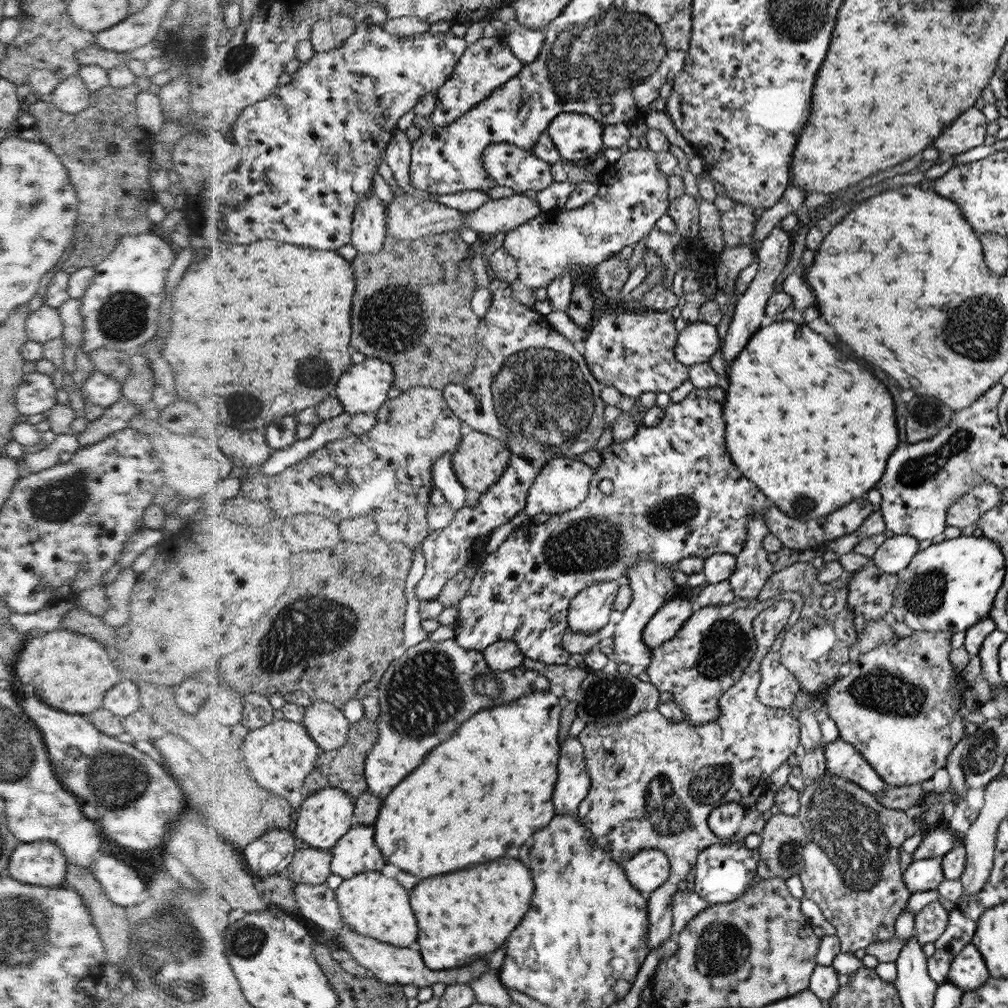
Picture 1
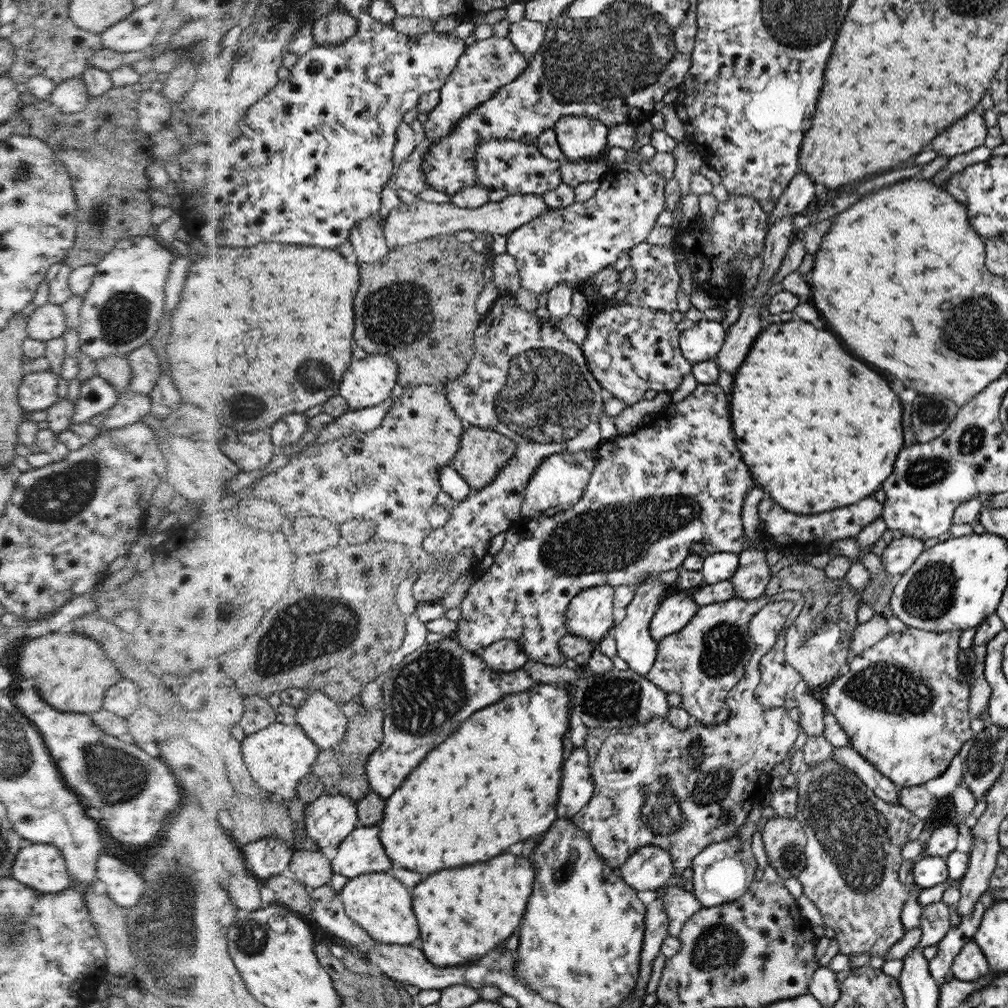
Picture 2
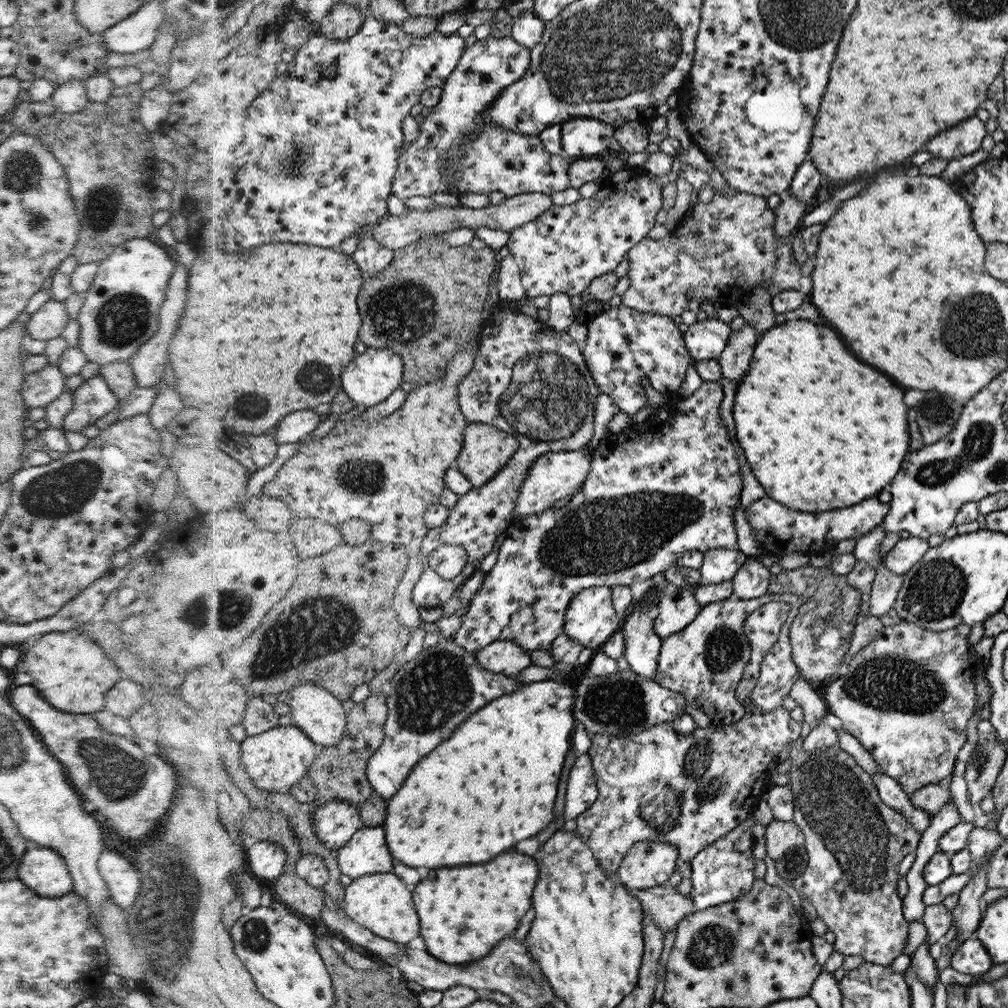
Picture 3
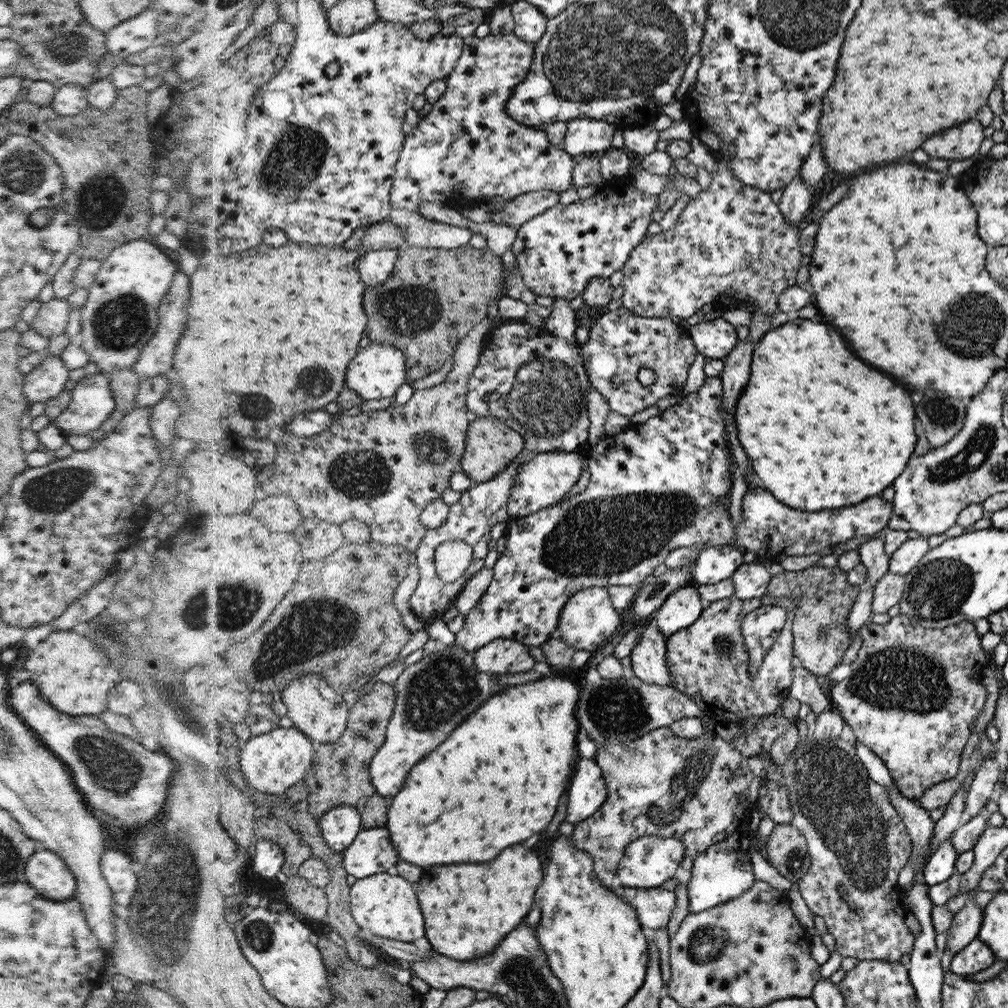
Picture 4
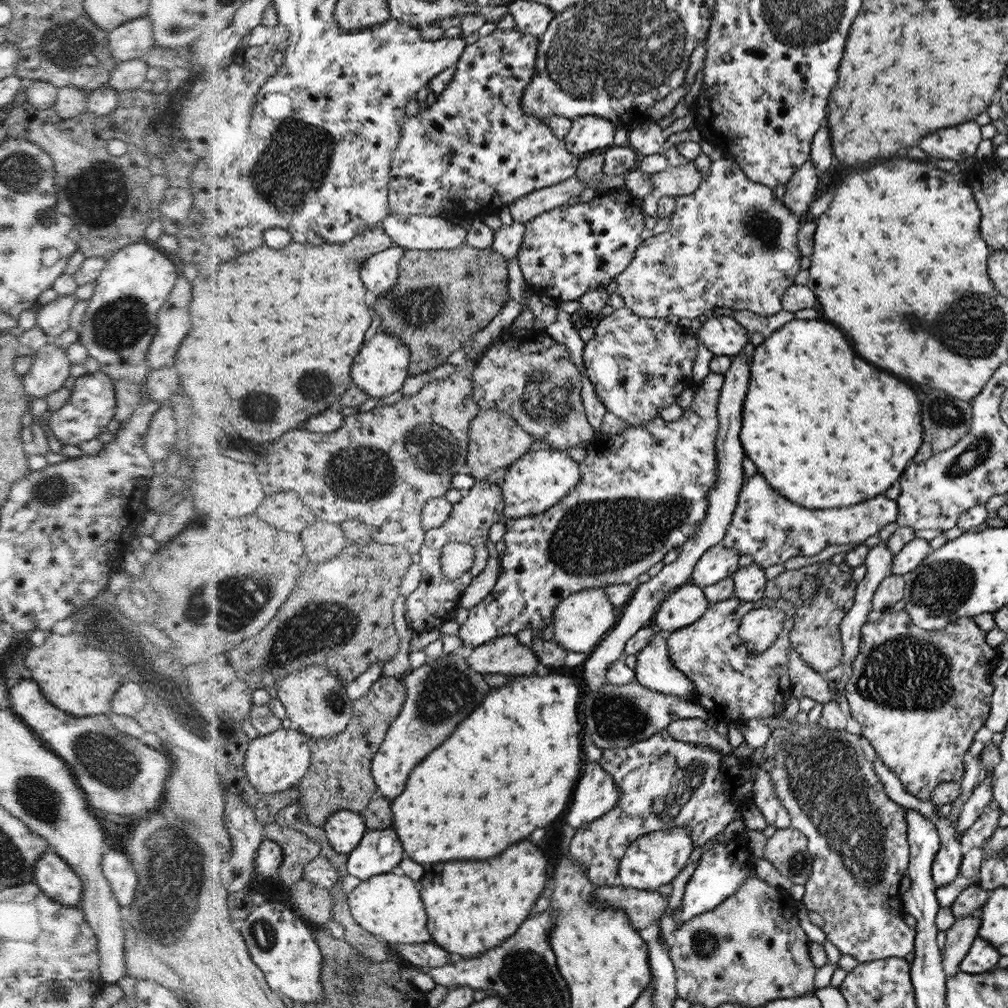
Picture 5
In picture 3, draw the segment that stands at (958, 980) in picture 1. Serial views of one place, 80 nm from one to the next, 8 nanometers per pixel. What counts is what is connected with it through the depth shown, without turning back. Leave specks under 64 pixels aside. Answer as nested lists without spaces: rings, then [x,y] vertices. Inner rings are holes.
[[[970,938],[953,953],[950,967],[960,975],[976,976],[988,972],[993,965],[993,958],[983,943],[979,939]]]

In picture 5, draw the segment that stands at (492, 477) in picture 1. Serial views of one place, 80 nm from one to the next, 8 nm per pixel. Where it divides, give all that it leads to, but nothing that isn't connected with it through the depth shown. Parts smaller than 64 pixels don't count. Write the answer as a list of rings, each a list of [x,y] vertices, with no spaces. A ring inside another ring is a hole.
[[[498,409],[479,411],[470,426],[470,450],[467,454],[467,465],[475,479],[483,479],[493,472],[510,466],[530,450],[535,441],[528,431],[524,430],[508,412]]]

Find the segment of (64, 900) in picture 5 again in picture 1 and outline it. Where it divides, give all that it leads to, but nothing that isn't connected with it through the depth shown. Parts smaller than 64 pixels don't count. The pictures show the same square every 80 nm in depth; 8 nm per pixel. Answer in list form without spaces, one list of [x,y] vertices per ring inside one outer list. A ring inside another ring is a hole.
[[[52,841],[18,845],[8,864],[8,875],[32,886],[66,886],[68,862],[60,847]]]

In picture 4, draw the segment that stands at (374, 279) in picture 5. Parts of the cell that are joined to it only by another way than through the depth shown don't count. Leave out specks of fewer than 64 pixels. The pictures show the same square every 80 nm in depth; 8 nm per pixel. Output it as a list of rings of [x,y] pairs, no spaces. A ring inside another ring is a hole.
[[[401,250],[366,251],[359,258],[359,269],[370,287],[389,281],[396,270]]]

